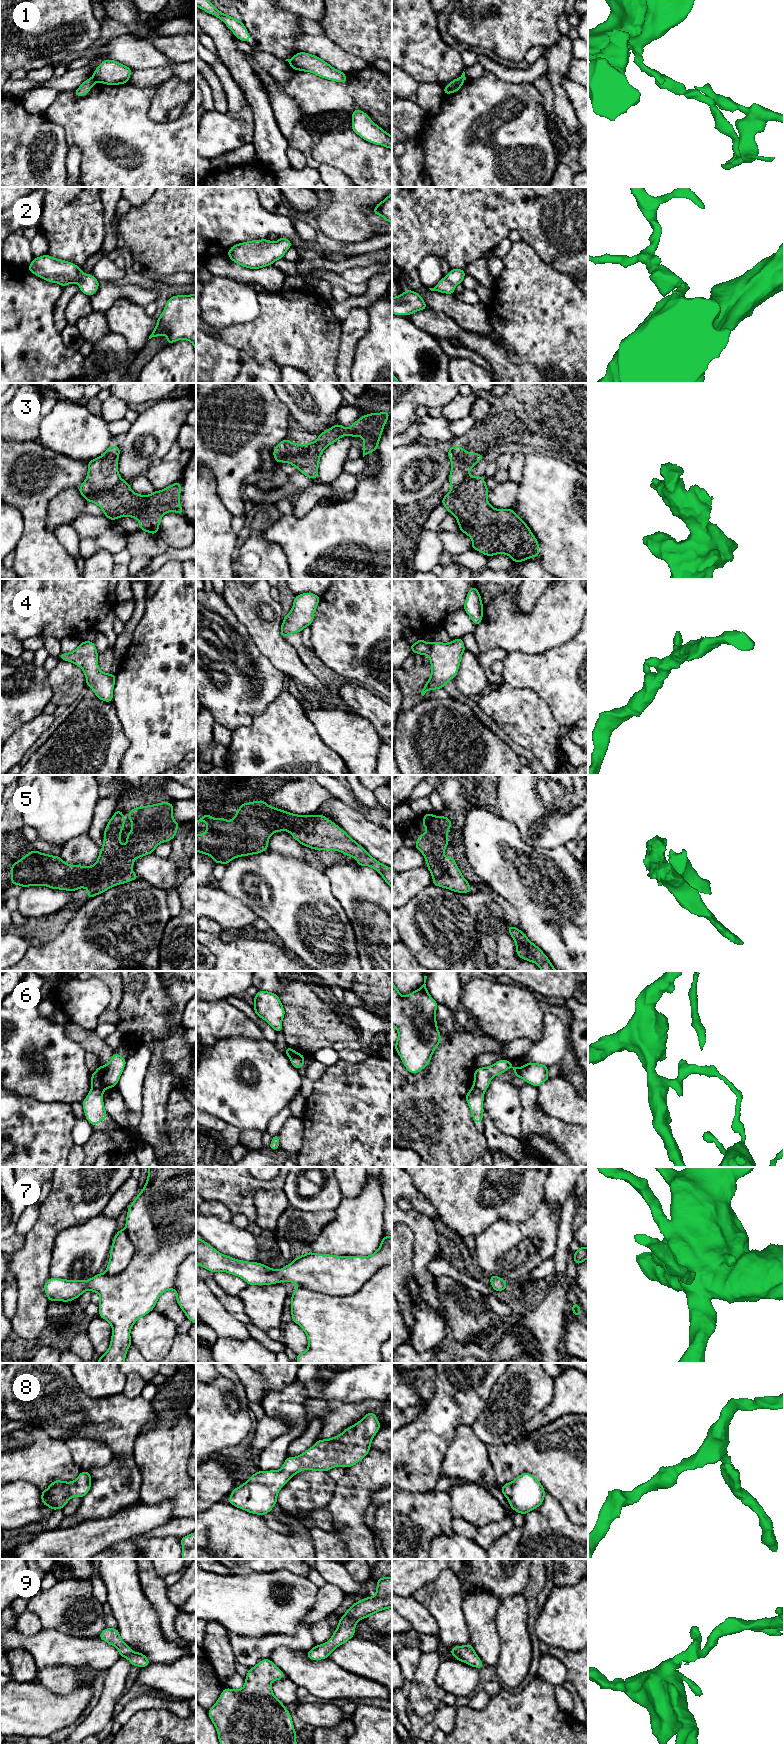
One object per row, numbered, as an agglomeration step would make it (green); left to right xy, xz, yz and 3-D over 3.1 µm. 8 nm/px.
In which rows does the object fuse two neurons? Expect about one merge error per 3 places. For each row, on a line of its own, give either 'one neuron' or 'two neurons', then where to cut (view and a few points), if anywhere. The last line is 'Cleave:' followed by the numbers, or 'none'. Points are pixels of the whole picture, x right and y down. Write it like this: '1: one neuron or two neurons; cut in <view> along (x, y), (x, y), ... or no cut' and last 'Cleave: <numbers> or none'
1: two neurons; cut in xy along (92, 77), (96, 81)
2: one neuron; no cut
3: two neurons; cut in xy along (120, 478), (110, 489), (96, 491), (84, 497)
4: one neuron; no cut
5: two neurons; cut in xy along (131, 869), (122, 874), (115, 874), (94, 882), (87, 887)
6: two neurons; cut in xy along (92, 1086), (103, 1090)
7: one neuron; no cut
8: one neuron; no cut
9: one neuron; no cut
Cleave: 1, 3, 5, 6

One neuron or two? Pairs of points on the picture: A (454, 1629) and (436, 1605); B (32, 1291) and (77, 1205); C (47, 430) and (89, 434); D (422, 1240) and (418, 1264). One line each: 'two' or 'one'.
A: one
B: one
C: one
D: one

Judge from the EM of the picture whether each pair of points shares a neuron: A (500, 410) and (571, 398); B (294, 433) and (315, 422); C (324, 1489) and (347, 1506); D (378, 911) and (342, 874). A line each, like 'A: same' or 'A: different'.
A: same
B: different
C: different
D: same

